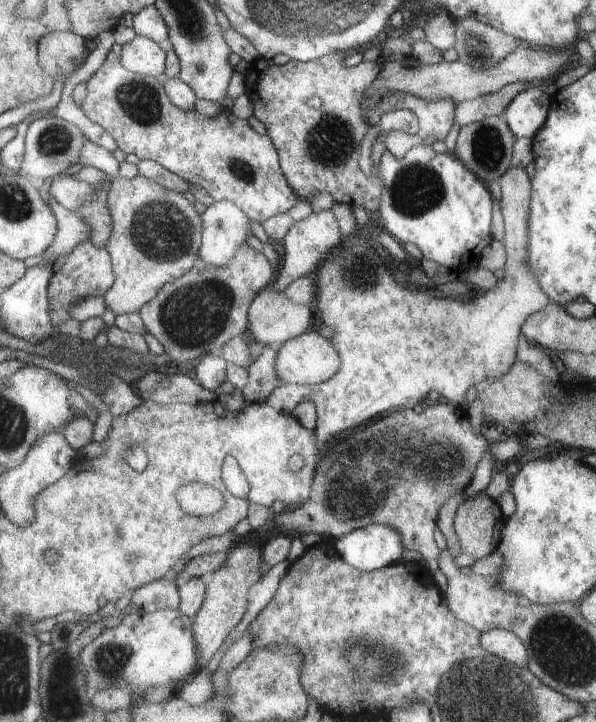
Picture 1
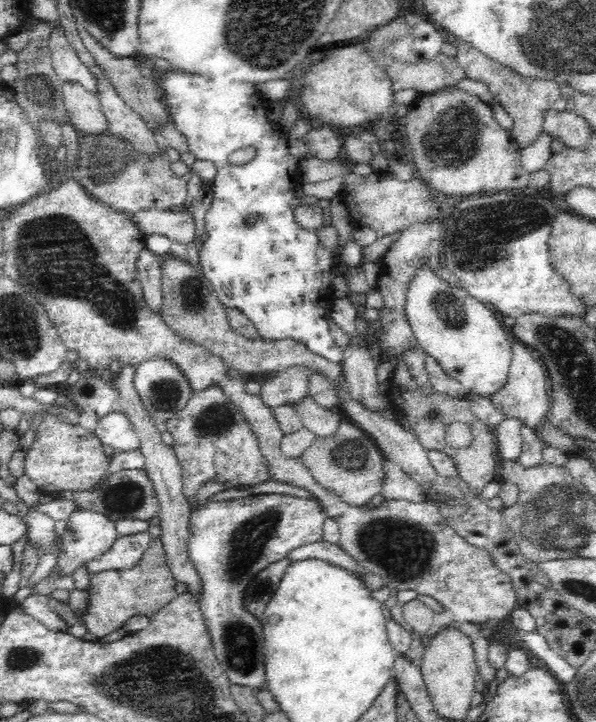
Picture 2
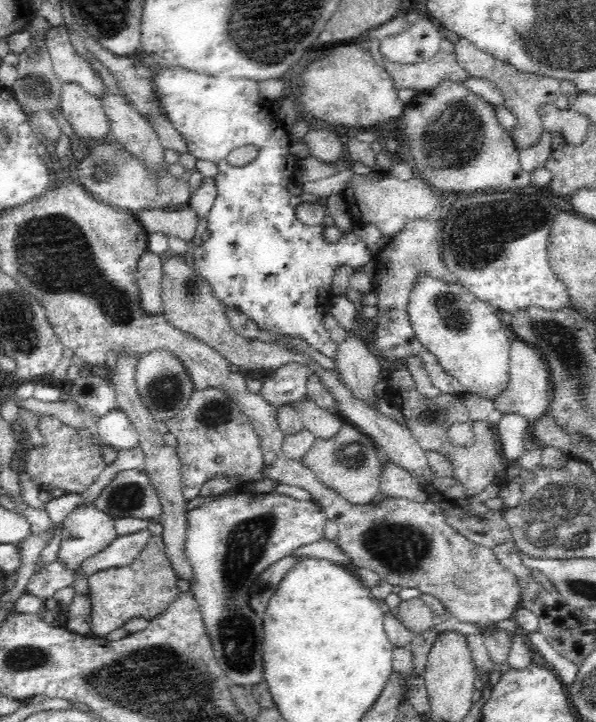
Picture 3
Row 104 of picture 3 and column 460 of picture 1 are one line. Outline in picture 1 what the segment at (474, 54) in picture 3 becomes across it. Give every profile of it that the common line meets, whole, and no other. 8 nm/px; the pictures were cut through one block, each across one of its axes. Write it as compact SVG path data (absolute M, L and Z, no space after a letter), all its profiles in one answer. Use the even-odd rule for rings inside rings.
M477 492L465 500L455 518L461 552L475 560L495 554L501 546L501 528L505 522L505 514L487 492Z

